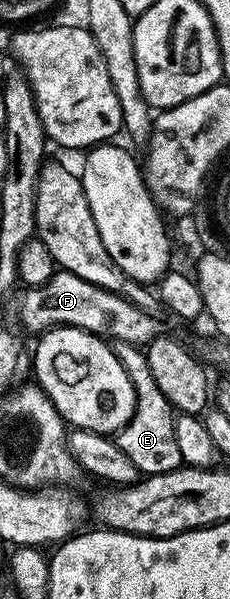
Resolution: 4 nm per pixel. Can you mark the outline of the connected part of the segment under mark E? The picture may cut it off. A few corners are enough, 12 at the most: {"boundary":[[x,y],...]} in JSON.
{"boundary":[[112,349],[136,392],[136,408],[116,434],[142,476],[183,465],[175,415],[156,388],[145,353]]}

